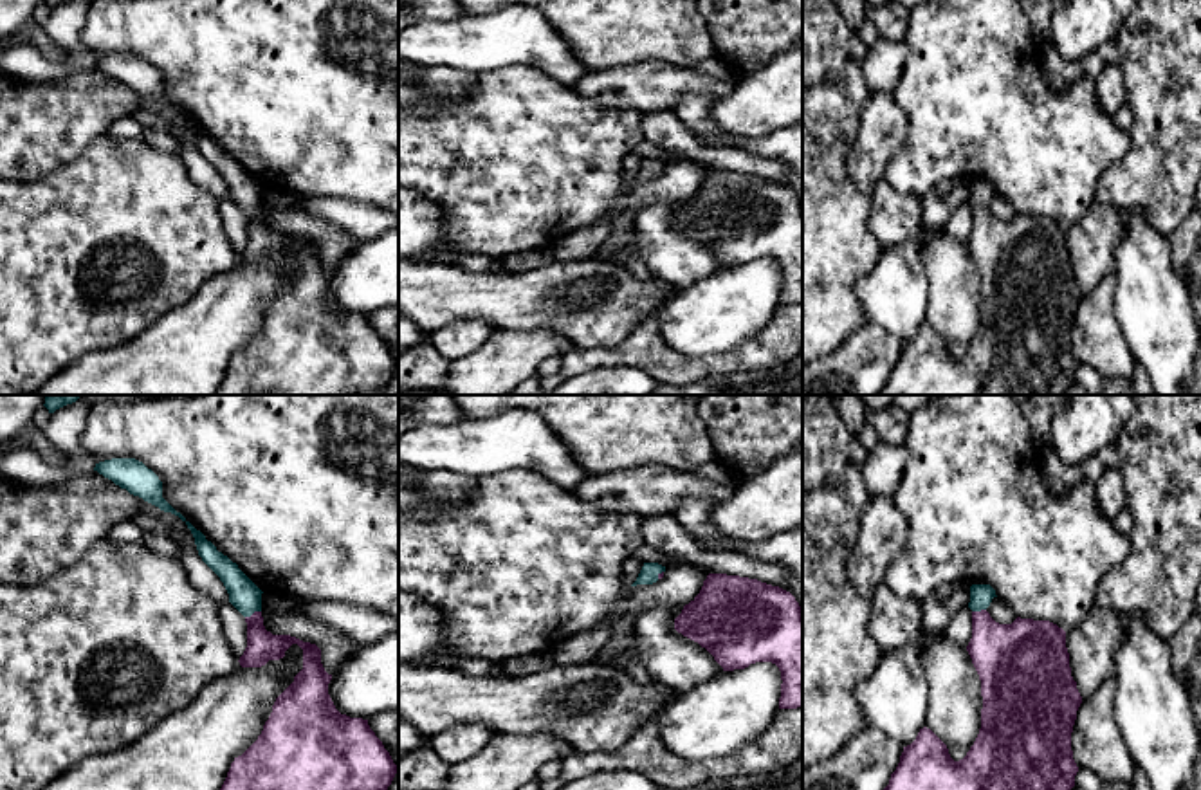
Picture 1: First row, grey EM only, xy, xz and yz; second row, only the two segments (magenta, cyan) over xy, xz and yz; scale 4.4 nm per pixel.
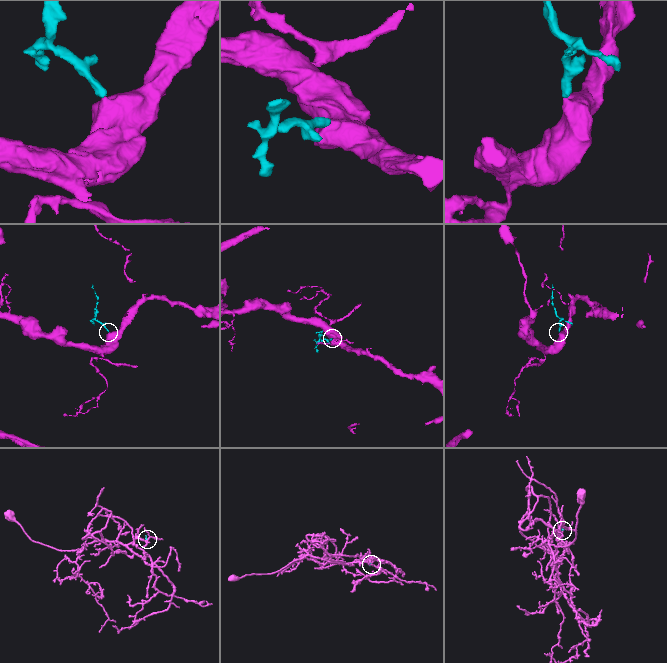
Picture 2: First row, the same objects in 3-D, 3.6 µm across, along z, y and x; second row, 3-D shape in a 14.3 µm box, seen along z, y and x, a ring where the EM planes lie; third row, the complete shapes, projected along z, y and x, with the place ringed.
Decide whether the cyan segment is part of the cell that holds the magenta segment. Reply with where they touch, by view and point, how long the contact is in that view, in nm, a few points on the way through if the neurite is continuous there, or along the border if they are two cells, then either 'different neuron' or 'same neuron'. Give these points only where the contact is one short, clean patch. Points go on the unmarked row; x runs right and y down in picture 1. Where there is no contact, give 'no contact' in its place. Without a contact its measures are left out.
meets magenta in xy at (255, 208); contact 80 nm long; runs through xy (262, 242), (255, 224), (255, 208), (244, 190); same neuron

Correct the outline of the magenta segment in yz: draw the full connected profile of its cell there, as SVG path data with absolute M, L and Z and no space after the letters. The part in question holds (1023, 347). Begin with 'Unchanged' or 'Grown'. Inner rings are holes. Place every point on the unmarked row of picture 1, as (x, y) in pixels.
Grown. M972 180L972 234L967 247L981 276L981 325L959 357L954 357L947 341L927 323L903 343L900 359L878 395L1064 395L1075 382L1078 363L1073 355L1071 328L1082 292L1071 272L1066 227L1050 216L1017 213L1012 220L995 218L986 204L997 193L990 180Z

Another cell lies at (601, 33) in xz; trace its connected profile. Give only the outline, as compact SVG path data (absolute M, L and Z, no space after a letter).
M458 0L465 14L505 5L539 9L590 69L664 60L678 67L718 56L696 0Z

